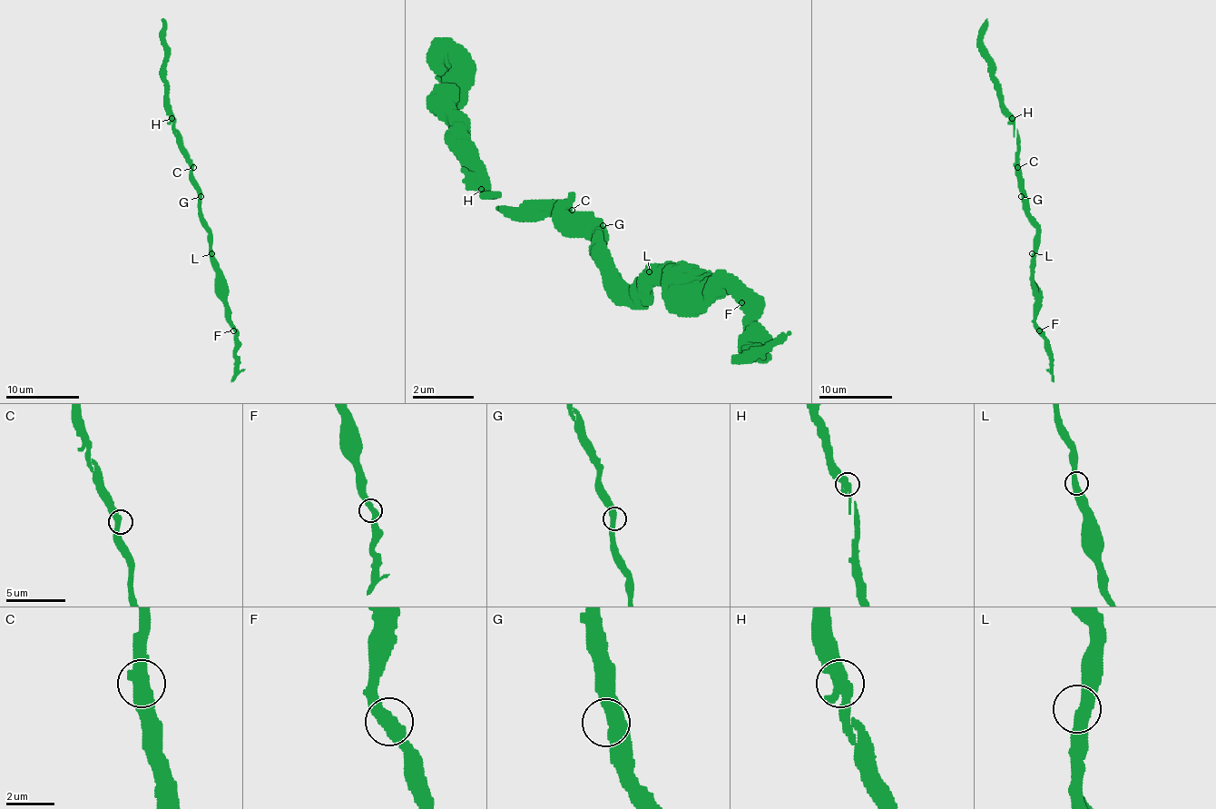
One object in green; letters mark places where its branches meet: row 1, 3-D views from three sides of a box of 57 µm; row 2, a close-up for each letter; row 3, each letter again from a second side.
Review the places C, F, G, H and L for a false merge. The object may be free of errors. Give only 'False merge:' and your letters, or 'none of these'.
False merge: none of these

